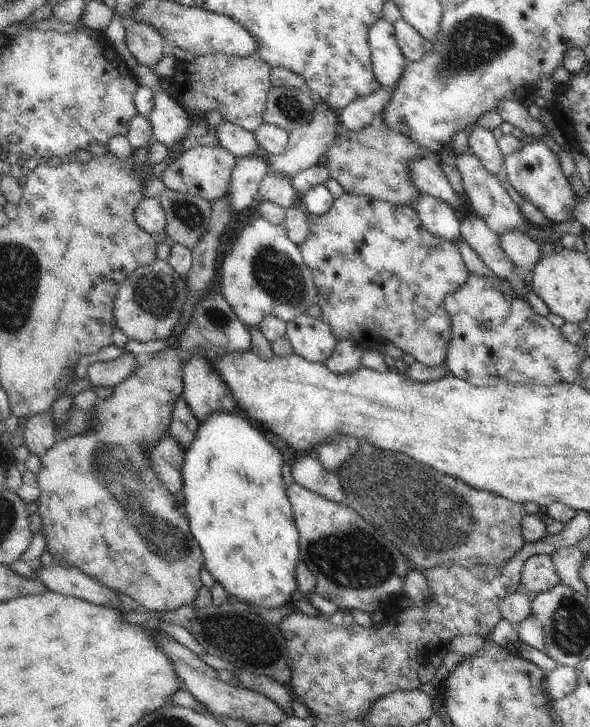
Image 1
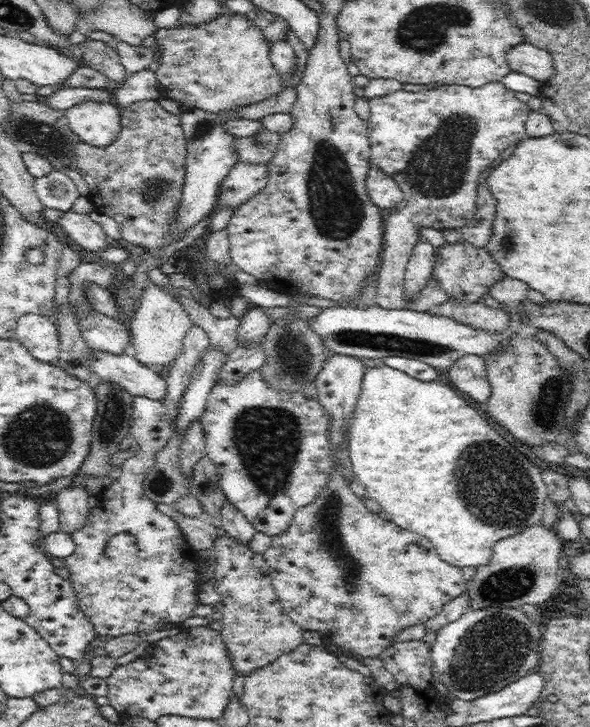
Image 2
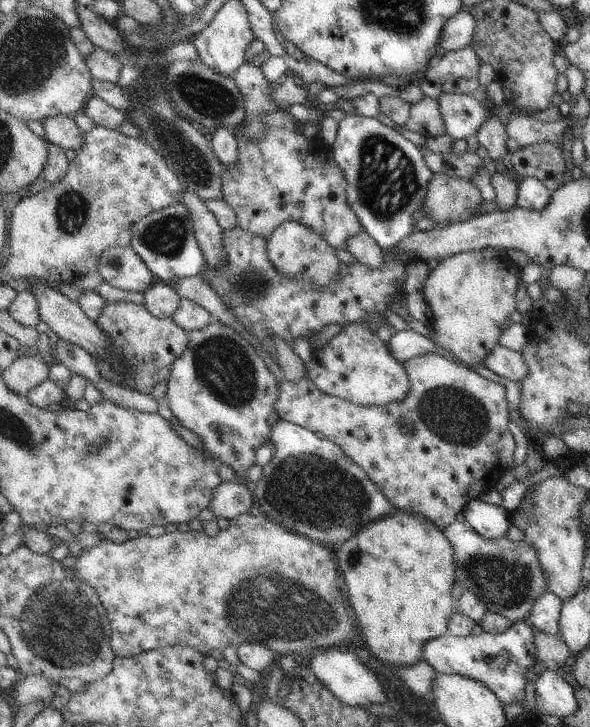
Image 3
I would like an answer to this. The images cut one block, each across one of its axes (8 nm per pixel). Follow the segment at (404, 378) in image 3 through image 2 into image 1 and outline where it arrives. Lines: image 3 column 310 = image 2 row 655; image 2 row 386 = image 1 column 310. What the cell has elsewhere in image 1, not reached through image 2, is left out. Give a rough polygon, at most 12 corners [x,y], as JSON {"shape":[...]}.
{"shape":[[305,313],[287,322],[294,353],[319,363],[338,342],[327,322]]}

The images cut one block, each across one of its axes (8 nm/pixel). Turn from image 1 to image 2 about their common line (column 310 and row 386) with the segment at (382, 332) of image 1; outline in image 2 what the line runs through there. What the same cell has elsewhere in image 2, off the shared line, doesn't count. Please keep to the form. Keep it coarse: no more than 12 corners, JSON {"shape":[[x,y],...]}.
{"shape":[[249,372],[210,390],[205,454],[271,538],[328,484],[318,397]]}

